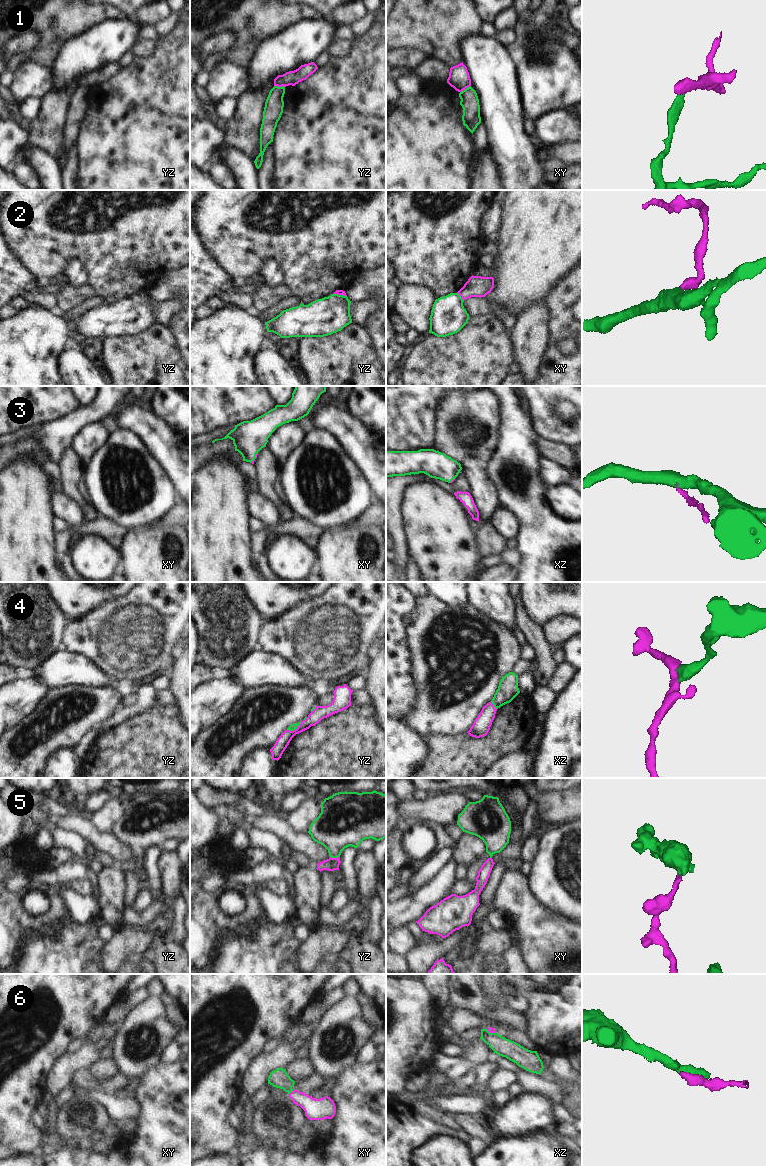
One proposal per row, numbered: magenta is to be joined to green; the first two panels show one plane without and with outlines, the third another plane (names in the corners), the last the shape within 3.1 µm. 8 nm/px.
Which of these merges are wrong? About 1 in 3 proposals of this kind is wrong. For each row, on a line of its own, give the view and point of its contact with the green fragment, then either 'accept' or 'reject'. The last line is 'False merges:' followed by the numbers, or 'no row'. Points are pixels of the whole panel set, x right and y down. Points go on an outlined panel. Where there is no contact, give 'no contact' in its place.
1: contact yz (279, 87); reject
2: contact xy (460, 296); reject
3: contact xy (254, 458); accept
4: contact yz (294, 729); accept
5: contact yz (334, 857); accept
6: contact xy (291, 1091); reject
False merges: 1, 2, 6

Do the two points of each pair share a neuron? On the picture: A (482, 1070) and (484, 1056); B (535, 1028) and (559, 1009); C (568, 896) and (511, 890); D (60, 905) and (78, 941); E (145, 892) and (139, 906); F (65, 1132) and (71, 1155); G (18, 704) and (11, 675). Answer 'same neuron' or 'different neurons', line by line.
A: different neurons
B: same neuron
C: different neurons
D: different neurons
E: same neuron
F: different neurons
G: different neurons

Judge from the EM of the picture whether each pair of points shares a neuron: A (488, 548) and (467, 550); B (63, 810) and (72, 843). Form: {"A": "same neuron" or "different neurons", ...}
{"A": "different neurons", "B": "different neurons"}

